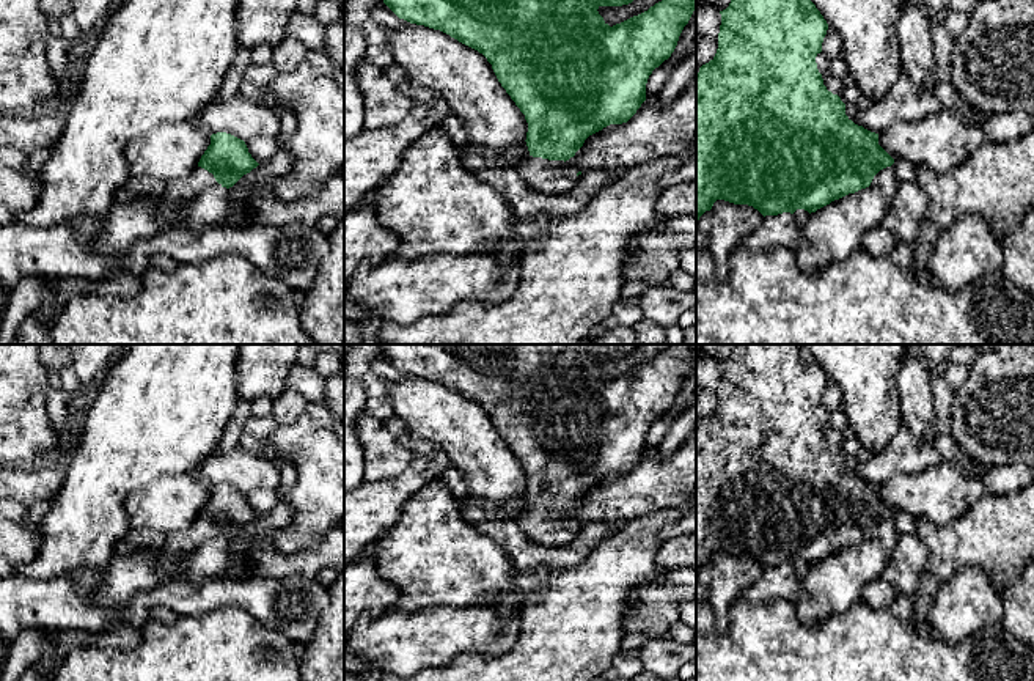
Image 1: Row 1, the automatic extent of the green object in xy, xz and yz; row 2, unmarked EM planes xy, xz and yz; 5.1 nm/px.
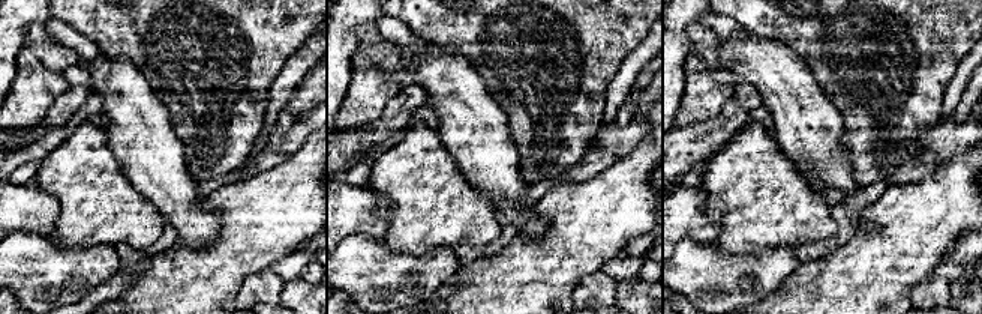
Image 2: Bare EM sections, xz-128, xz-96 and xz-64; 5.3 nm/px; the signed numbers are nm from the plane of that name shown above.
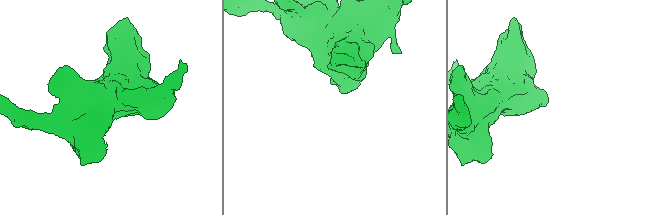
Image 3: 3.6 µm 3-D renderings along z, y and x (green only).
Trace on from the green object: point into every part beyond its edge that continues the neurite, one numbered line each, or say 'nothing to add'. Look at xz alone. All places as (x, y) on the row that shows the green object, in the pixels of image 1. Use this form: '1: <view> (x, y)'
1: xz (547, 176)

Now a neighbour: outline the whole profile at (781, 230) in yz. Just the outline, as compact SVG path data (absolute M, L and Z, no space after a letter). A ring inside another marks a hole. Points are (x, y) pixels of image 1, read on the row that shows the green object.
M783 212L765 215L761 225L743 237L742 244L754 252L767 252L776 247L795 250L798 237L800 226L795 223L794 214Z

